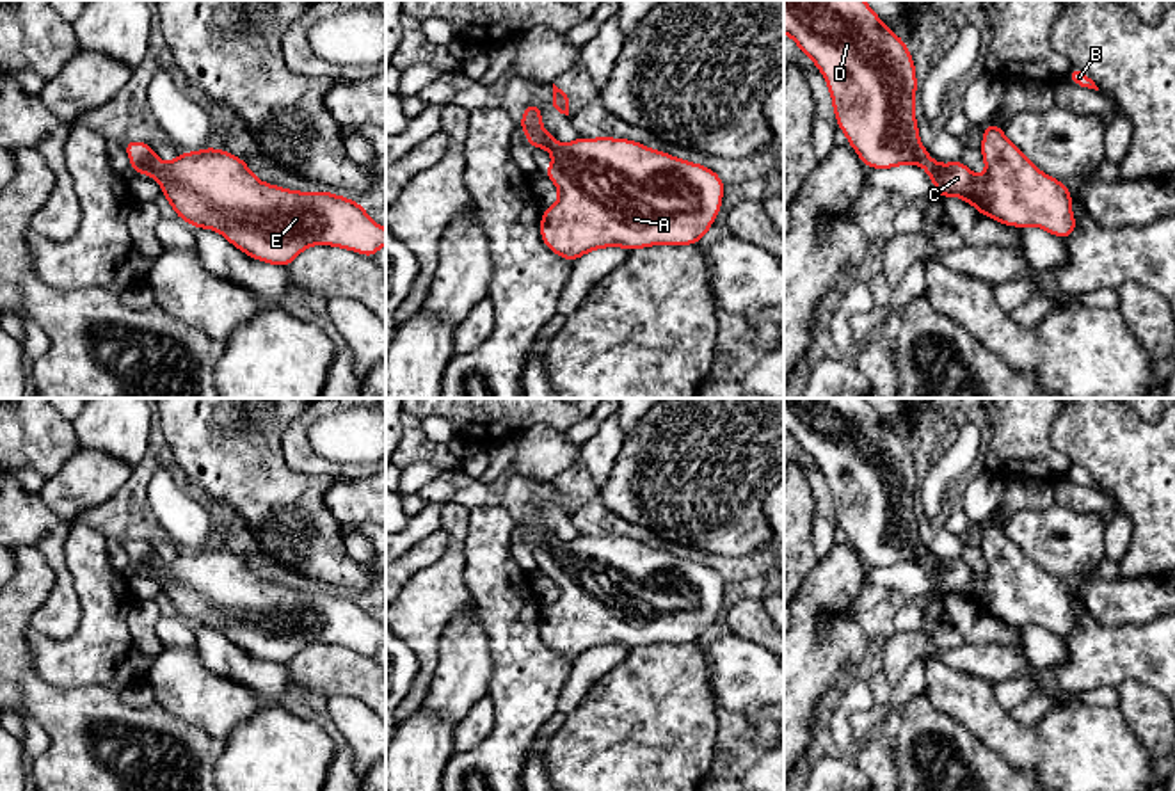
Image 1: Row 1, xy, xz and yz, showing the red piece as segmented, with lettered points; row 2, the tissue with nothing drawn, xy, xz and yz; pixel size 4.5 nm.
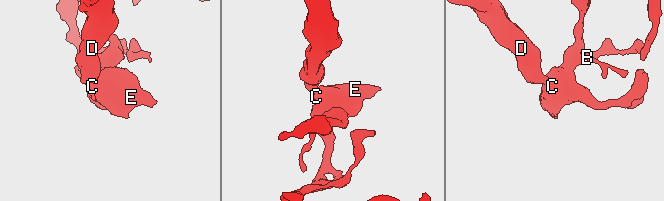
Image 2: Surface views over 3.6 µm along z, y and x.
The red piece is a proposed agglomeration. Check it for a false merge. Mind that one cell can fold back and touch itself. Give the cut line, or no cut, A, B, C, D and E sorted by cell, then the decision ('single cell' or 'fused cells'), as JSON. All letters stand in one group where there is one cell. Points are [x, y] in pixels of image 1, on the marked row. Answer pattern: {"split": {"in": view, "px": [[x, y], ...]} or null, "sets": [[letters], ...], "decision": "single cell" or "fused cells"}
{"split": null, "sets": [["A", "B", "C", "D", "E"]], "decision": "single cell"}

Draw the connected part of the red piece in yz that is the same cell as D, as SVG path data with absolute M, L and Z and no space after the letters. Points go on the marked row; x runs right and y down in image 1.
M784 0L784 34L814 62L821 71L832 96L837 126L844 132L848 144L857 151L862 164L869 169L892 169L905 164L921 165L930 181L939 190L939 201L947 196L960 197L972 204L978 213L990 217L1003 226L1042 228L1065 240L1077 229L1072 215L1072 194L1068 187L1042 172L1024 153L1006 139L1001 124L987 124L981 140L981 156L987 174L976 176L963 160L937 164L919 140L915 123L914 94L919 89L915 64L905 39L898 37L883 25L880 16L864 0Z

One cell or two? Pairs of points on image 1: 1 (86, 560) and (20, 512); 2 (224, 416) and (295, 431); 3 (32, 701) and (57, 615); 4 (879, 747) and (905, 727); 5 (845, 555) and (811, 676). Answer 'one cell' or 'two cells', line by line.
1: two cells
2: two cells
3: two cells
4: one cell
5: one cell

